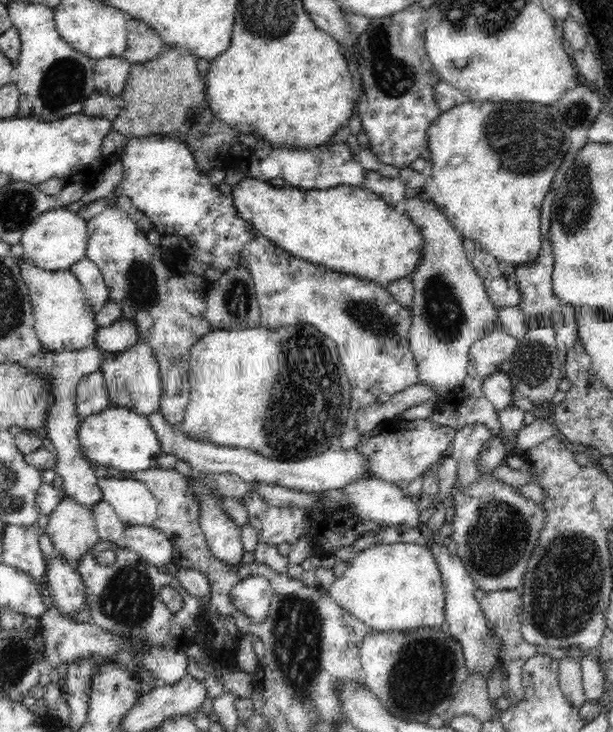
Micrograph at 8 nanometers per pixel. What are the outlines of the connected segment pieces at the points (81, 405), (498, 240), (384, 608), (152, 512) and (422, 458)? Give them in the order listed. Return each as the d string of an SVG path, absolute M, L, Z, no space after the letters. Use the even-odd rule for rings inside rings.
M96 370L80 379L76 387L75 405L80 423L108 408L109 398L101 370Z
M469 100L454 106L446 112L441 111L439 118L432 122L428 128L428 148L431 156L428 158L431 163L431 174L426 179L423 193L430 198L430 201L448 218L463 239L470 239L481 246L484 251L487 251L492 257L504 263L509 263L516 266L528 265L534 263L539 258L539 253L542 247L542 233L540 229L541 210L544 198L552 188L552 183L557 173L556 170L560 168L560 164L564 162L564 156L570 148L572 140L570 139L570 132L573 128L566 124L562 113L556 105L545 104L516 104L516 102L478 102Z
M412 542L378 544L358 552L340 578L327 591L344 610L352 613L370 630L376 632L412 630L419 627L442 628L445 623L445 592L440 568L430 547Z
M106 476L100 477L97 483L101 488L103 500L113 506L113 510L125 526L153 526L157 517L157 500L143 482Z
M388 419L373 431L362 434L355 449L369 459L372 474L406 489L420 474L431 473L438 466L450 450L456 432L455 428L428 420Z

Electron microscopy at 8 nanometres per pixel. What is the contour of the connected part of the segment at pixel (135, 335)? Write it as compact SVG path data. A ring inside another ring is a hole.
M119 320L110 326L100 327L94 338L94 345L107 355L121 353L141 340L140 331L132 322Z

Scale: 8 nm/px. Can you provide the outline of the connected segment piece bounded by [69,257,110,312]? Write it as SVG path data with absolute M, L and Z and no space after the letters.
M87 257L82 258L81 262L70 266L69 270L80 281L86 298L95 312L101 310L101 306L110 301L108 287L105 285L103 274L96 264L92 263Z

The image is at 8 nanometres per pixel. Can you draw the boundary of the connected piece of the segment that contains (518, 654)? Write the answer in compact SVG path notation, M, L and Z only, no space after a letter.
M502 589L499 591L490 591L479 600L479 603L482 606L484 615L488 619L491 634L498 635L502 639L502 646L500 646L501 663L504 667L505 679L508 680L508 694L506 698L512 706L524 700L523 667L530 658L542 654L560 662L567 657L580 661L585 656L584 652L581 652L581 649L576 646L570 646L568 649L548 646L543 648L542 646L531 645L522 638L523 601L521 600L520 590Z

